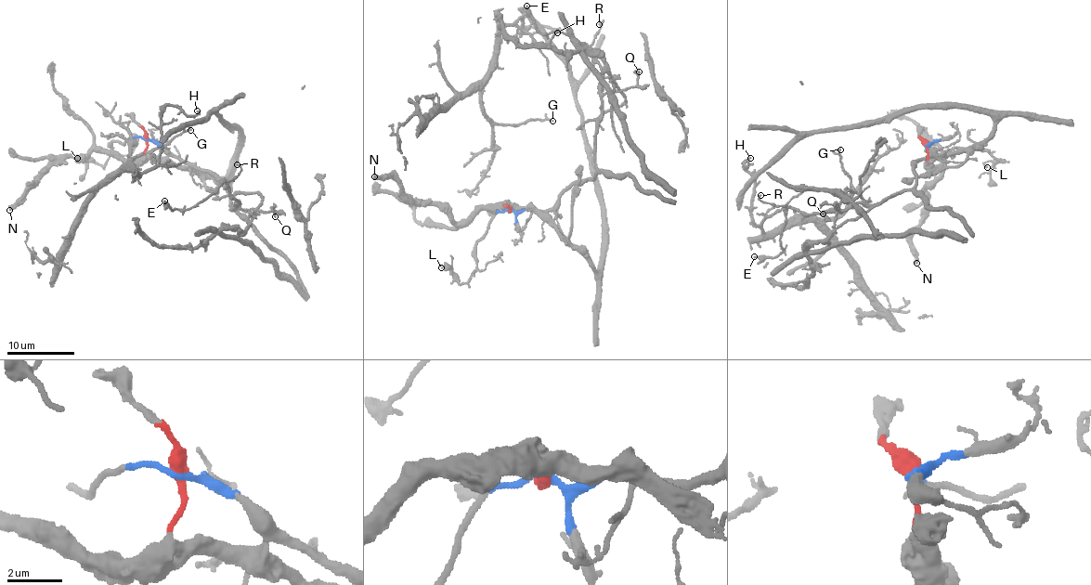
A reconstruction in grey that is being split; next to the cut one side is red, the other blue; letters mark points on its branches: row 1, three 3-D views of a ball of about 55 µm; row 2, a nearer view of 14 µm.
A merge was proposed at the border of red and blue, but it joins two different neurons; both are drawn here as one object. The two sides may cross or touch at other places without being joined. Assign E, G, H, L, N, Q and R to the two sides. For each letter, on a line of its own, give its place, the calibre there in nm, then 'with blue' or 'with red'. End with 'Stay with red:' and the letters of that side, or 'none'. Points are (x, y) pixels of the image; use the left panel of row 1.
E: at (164, 201); 240 nm thick; with blue
G: at (190, 130); 110 nm thick; with red
H: at (197, 110); 160 nm thick; with red
L: at (77, 158); 130 nm thick; with blue
N: at (9, 210); 480 nm thick; with red
Q: at (275, 216); 120 nm thick; with blue
R: at (237, 164); 110 nm thick; with blue
Stay with red: G, H, N

